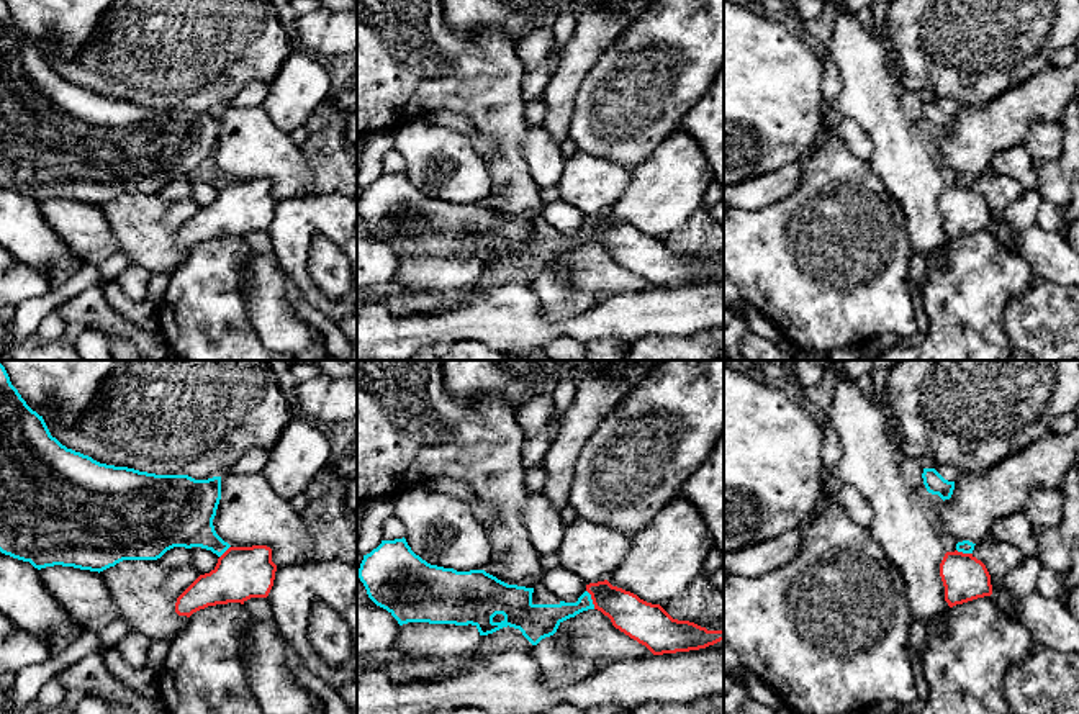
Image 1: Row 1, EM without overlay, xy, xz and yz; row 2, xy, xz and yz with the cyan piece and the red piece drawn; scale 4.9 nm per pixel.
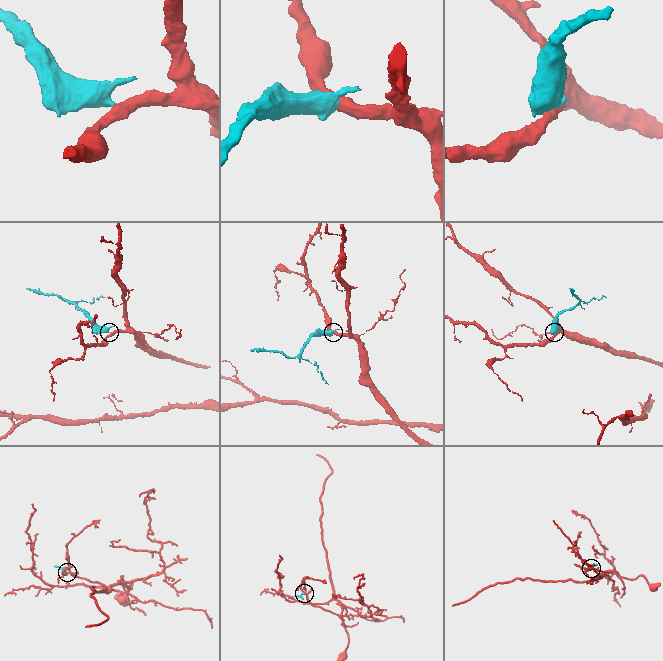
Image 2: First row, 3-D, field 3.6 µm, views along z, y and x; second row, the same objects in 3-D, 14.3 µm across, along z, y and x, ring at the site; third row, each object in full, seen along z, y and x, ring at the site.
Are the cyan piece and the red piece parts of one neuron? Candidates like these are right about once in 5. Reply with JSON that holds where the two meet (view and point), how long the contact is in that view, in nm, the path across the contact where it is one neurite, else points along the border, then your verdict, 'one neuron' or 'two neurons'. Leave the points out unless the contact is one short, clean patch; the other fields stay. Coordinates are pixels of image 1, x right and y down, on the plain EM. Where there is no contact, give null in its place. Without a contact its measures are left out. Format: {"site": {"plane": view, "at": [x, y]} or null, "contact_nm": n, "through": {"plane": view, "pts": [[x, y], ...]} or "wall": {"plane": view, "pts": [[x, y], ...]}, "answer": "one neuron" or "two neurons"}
{"site": {"plane": "xz", "at": [591, 233]}, "contact_nm": 100, "wall": {"plane": "xz", "pts": [[586, 223], [595, 241]]}, "answer": "two neurons"}

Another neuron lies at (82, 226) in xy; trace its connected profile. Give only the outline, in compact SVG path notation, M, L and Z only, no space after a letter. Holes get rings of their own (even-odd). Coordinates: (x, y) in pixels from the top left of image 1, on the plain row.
M74 200L39 203L47 224L87 264L100 265L118 252L118 241L98 205Z

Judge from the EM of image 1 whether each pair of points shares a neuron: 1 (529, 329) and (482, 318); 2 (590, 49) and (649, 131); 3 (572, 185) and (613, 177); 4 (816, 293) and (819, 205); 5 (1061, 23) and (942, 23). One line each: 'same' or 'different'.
1: same
2: different
3: same
4: same
5: same

